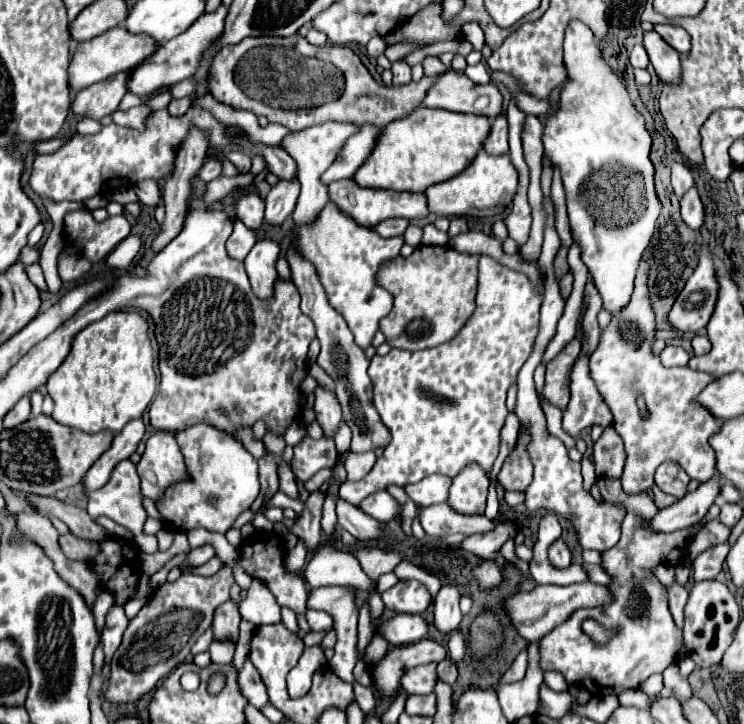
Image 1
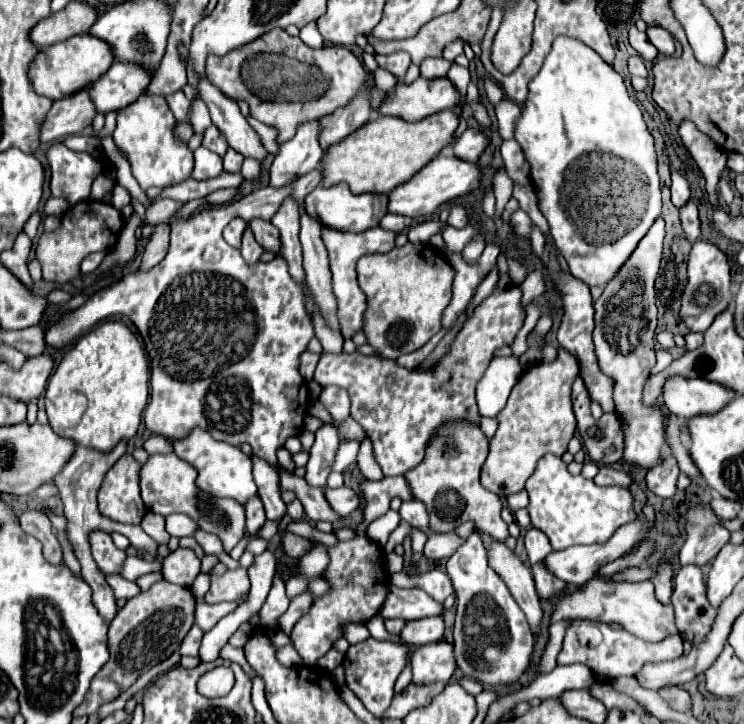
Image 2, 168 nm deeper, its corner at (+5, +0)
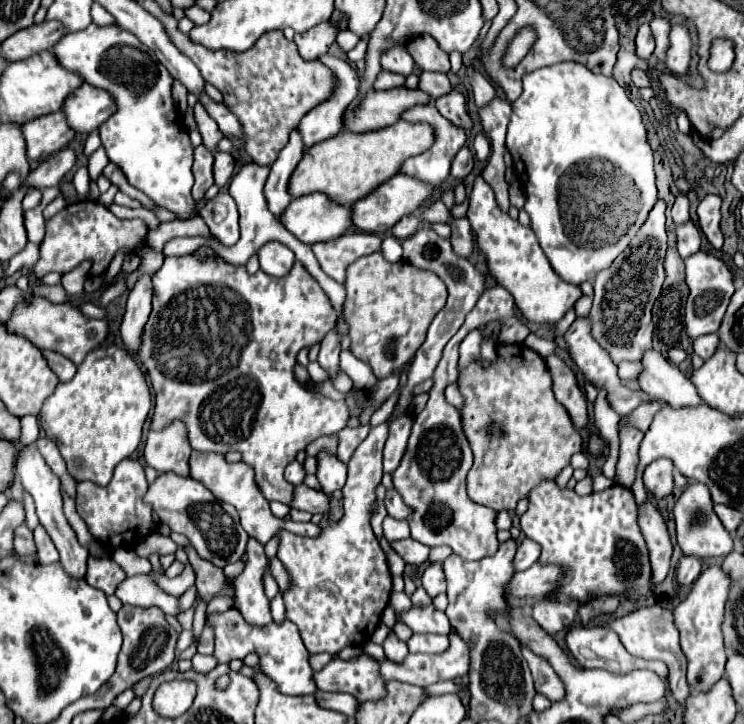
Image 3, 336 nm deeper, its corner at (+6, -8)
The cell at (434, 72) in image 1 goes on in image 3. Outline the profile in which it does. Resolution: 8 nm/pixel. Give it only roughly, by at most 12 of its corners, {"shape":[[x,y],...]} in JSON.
{"shape":[[423,71],[419,89],[431,99],[451,91],[447,75]]}

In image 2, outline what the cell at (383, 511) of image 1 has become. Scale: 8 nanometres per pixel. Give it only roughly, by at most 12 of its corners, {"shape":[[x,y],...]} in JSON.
{"shape":[[324,487],[332,509],[344,517],[364,505],[350,487]]}

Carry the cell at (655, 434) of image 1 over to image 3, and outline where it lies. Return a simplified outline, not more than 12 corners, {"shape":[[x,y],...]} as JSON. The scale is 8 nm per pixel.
{"shape":[[657,199],[597,273],[589,321],[615,363],[651,347],[667,249]]}

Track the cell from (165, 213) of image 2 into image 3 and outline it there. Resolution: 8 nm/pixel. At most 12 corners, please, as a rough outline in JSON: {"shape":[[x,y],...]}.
{"shape":[[77,201],[47,221],[35,275],[99,277],[145,243],[141,219]]}

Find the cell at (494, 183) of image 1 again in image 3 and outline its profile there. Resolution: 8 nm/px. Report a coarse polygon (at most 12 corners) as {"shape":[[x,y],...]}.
{"shape":[[393,175],[351,205],[351,223],[385,235],[431,199],[431,185]]}

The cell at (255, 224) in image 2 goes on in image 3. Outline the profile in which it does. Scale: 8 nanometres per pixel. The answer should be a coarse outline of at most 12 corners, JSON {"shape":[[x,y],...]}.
{"shape":[[277,241],[263,245],[261,269],[285,277],[295,263],[293,251]]}

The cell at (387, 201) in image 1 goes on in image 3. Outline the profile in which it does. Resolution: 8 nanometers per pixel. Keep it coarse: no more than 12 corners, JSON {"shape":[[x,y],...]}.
{"shape":[[323,193],[293,199],[279,217],[301,243],[331,241],[347,207]]}

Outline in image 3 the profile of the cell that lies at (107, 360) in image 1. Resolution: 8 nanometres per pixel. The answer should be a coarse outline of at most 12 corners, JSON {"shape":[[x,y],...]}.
{"shape":[[125,349],[91,351],[39,421],[77,483],[105,487],[151,411]]}

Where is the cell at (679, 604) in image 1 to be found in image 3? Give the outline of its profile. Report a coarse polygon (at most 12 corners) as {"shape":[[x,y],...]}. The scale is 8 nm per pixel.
{"shape":[[651,501],[637,507],[653,583],[669,573],[671,541],[665,519]]}

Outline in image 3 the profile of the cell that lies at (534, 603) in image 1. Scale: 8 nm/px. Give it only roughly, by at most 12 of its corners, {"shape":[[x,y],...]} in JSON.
{"shape":[[659,605],[609,623],[631,655],[661,659],[683,705],[689,687],[673,611]]}

